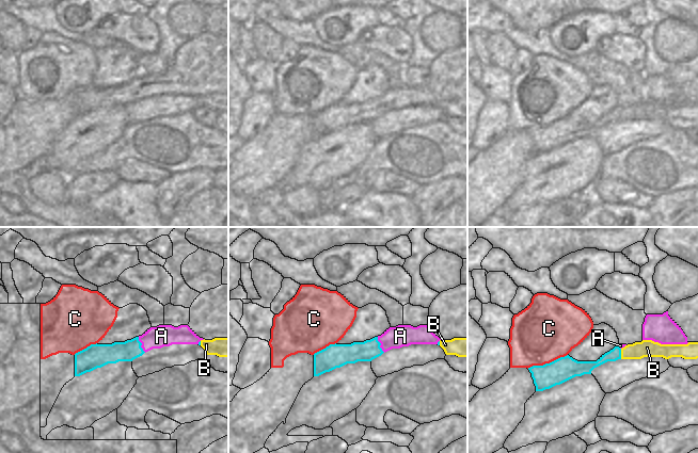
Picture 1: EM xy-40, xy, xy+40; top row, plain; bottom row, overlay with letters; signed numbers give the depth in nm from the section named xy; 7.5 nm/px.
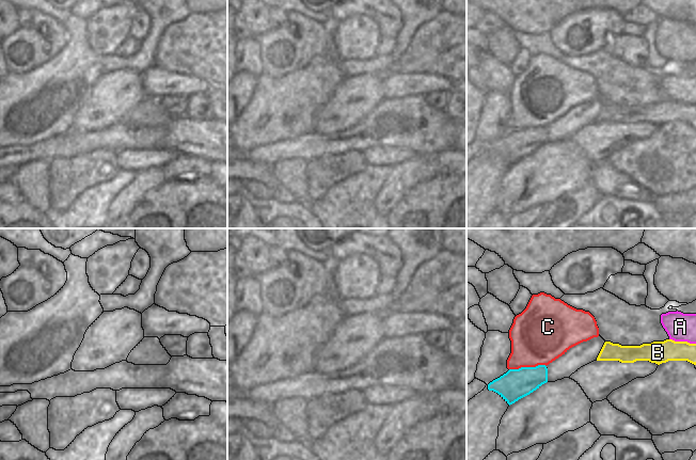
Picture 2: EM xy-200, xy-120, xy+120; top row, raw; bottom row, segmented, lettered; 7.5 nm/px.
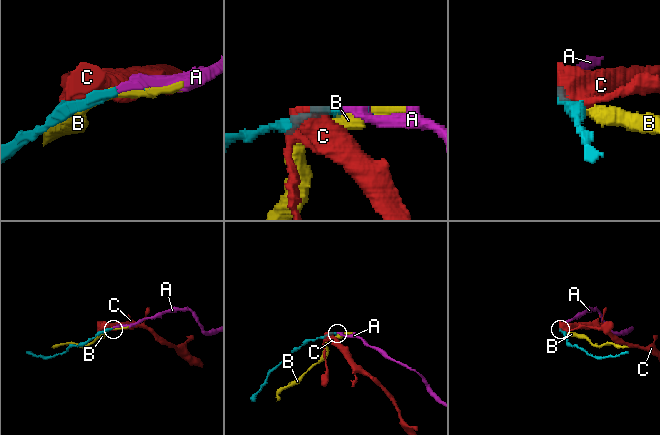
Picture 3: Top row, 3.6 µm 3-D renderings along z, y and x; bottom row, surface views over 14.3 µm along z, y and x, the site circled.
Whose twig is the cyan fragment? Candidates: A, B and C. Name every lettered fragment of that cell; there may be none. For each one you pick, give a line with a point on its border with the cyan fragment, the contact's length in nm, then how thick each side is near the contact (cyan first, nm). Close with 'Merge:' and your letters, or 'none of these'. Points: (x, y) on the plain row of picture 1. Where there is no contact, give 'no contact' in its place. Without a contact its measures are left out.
A: xy-40 (141, 106) | 130 nm | 150/160 nm
Merge: A

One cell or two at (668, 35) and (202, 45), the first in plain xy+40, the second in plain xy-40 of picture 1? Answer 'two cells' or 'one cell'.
one cell

